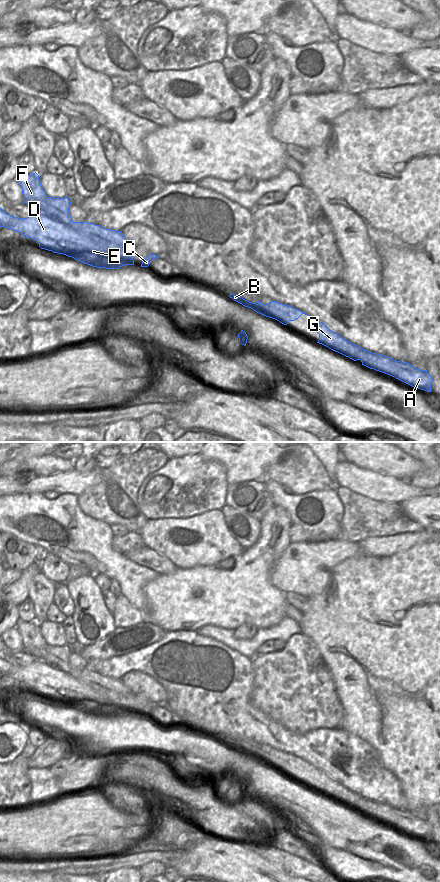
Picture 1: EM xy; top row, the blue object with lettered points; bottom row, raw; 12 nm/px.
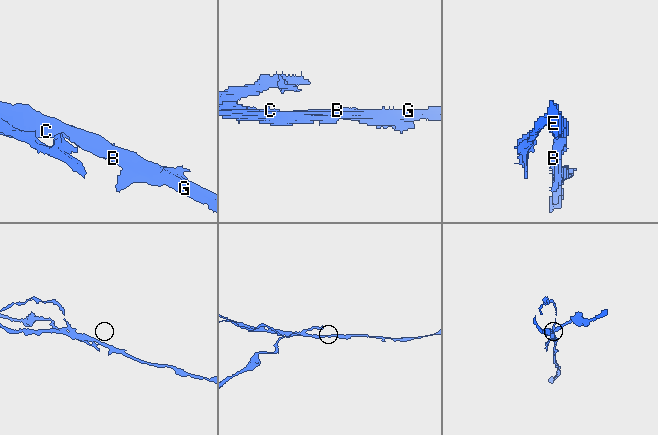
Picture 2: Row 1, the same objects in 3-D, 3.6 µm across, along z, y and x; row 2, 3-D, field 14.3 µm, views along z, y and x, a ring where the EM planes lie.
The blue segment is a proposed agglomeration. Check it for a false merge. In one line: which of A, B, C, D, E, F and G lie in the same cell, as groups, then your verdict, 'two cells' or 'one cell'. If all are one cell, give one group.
groups A B C D E G / F; two cells

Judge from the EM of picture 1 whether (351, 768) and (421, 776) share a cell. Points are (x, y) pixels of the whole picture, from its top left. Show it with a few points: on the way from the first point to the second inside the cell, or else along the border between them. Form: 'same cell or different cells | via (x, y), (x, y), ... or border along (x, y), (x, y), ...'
different cells | border along (377, 755), (380, 763), (397, 778), (403, 794)

